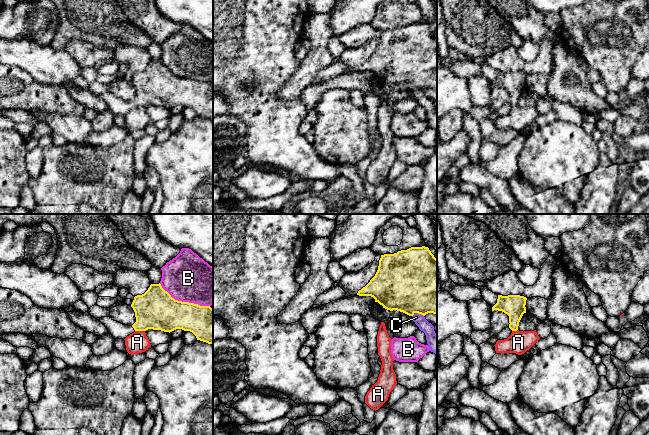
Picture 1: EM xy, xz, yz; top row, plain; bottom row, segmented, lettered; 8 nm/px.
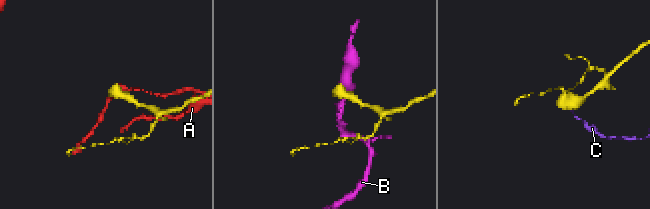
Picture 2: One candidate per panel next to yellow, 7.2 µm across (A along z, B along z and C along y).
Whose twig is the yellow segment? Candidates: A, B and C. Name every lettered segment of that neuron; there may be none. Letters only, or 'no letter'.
no letter

